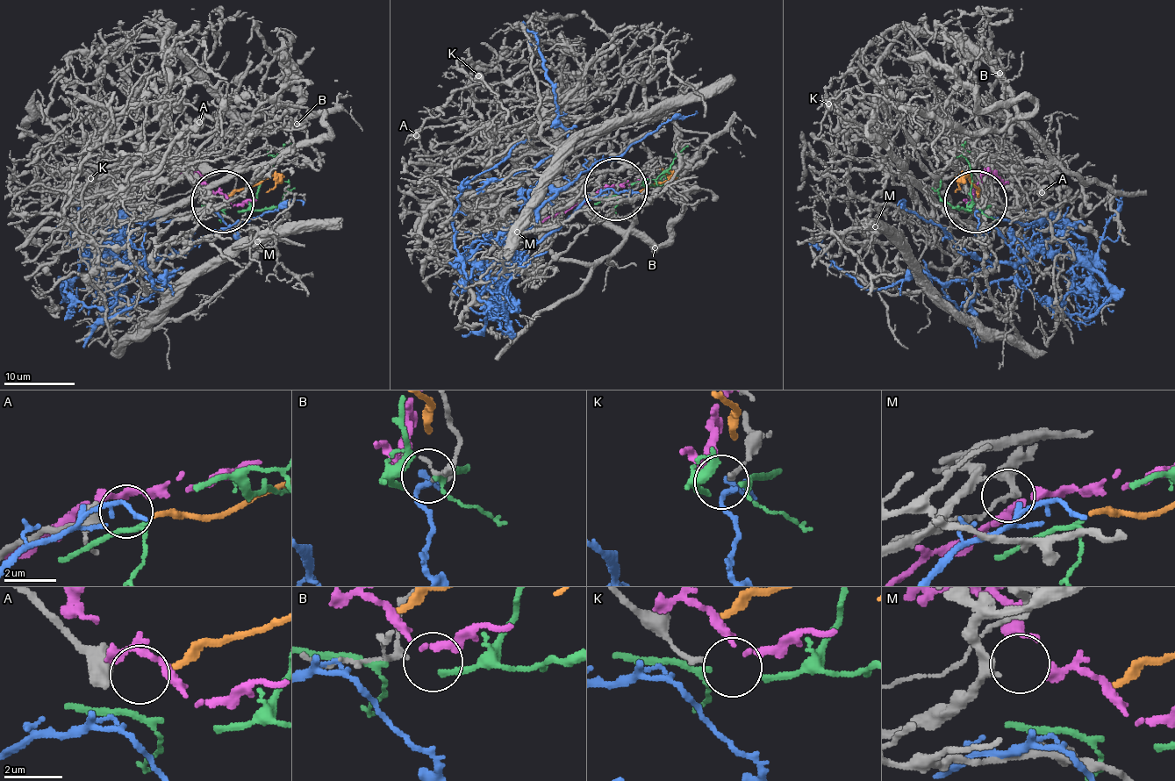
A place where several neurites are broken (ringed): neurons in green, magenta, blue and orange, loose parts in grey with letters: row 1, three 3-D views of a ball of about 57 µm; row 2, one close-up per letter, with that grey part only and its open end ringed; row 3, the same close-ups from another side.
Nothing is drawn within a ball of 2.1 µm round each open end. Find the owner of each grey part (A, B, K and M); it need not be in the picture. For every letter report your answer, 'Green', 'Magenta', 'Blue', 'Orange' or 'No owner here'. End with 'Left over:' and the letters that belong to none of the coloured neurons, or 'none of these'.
A: Orange
B: No owner here
K: No owner here
M: Magenta
Left over: B, K

